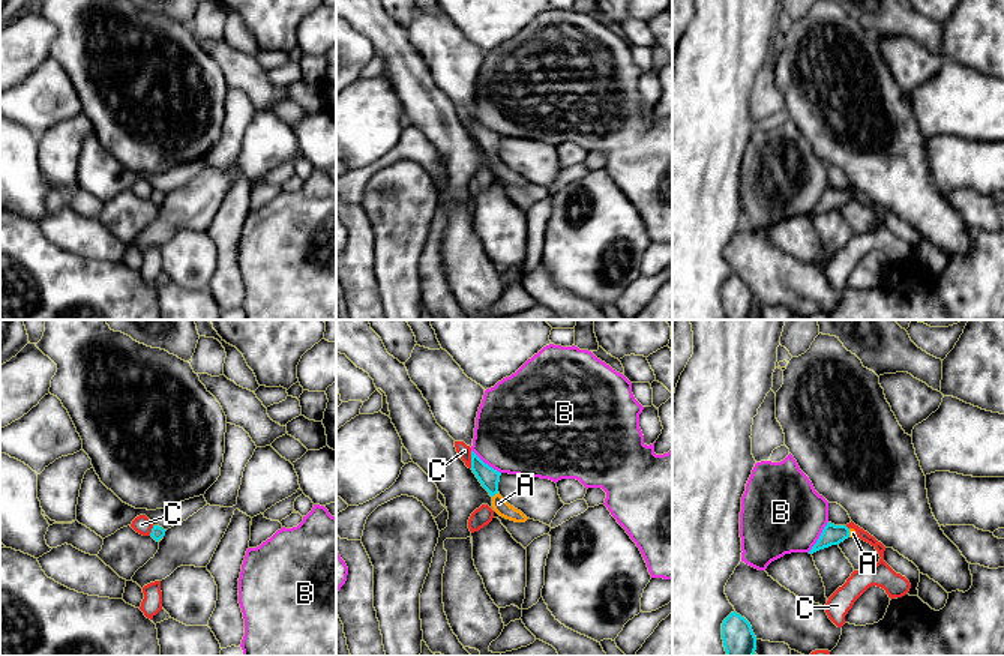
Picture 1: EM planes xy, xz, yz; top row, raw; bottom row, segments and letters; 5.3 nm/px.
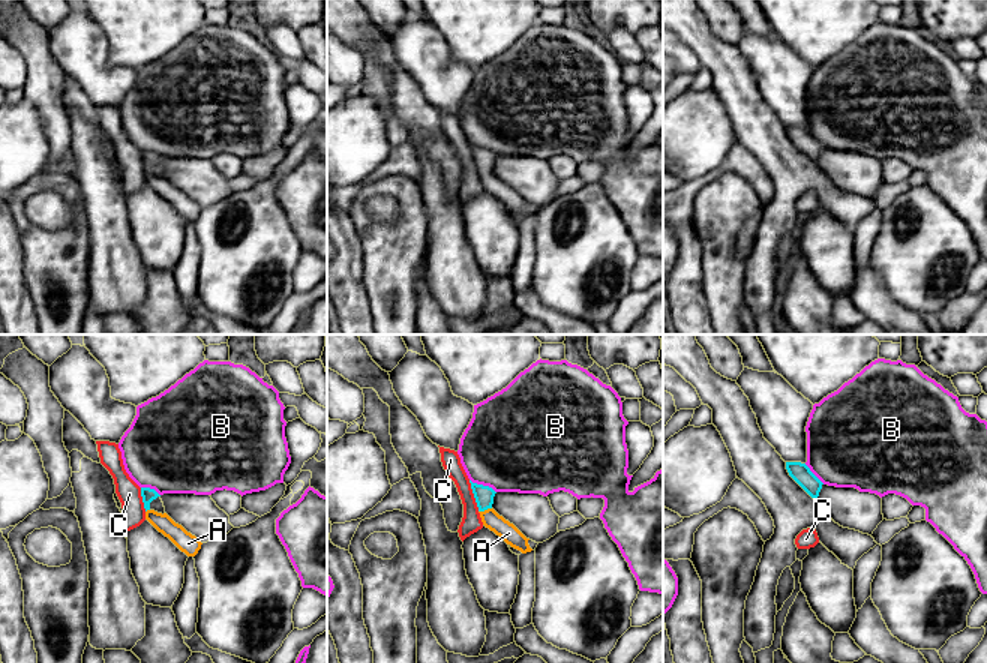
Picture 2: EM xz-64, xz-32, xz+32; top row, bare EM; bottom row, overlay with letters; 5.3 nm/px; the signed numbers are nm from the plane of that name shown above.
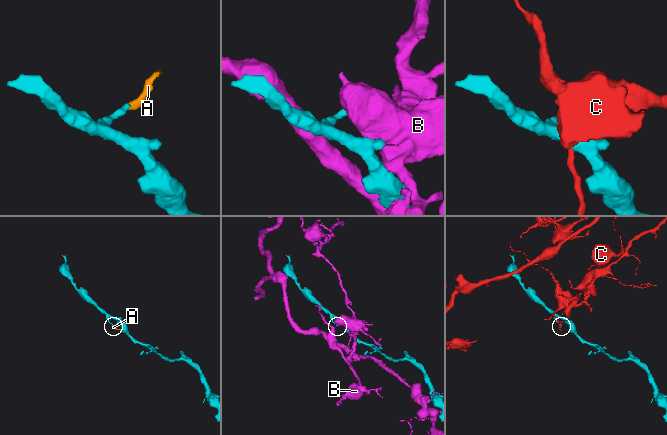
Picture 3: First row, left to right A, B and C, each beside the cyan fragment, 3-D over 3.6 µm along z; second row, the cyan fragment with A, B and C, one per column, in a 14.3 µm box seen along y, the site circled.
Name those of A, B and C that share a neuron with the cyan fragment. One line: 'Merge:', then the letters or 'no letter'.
Merge: A

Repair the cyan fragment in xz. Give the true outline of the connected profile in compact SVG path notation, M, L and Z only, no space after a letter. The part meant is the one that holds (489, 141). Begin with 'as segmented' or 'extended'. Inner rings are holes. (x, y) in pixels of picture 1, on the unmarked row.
extended; M471 114L471 134L482 147L482 150L492 161L494 174L510 185L525 186L528 182L513 170L510 170L498 156L498 146L501 137L485 128L473 114Z

